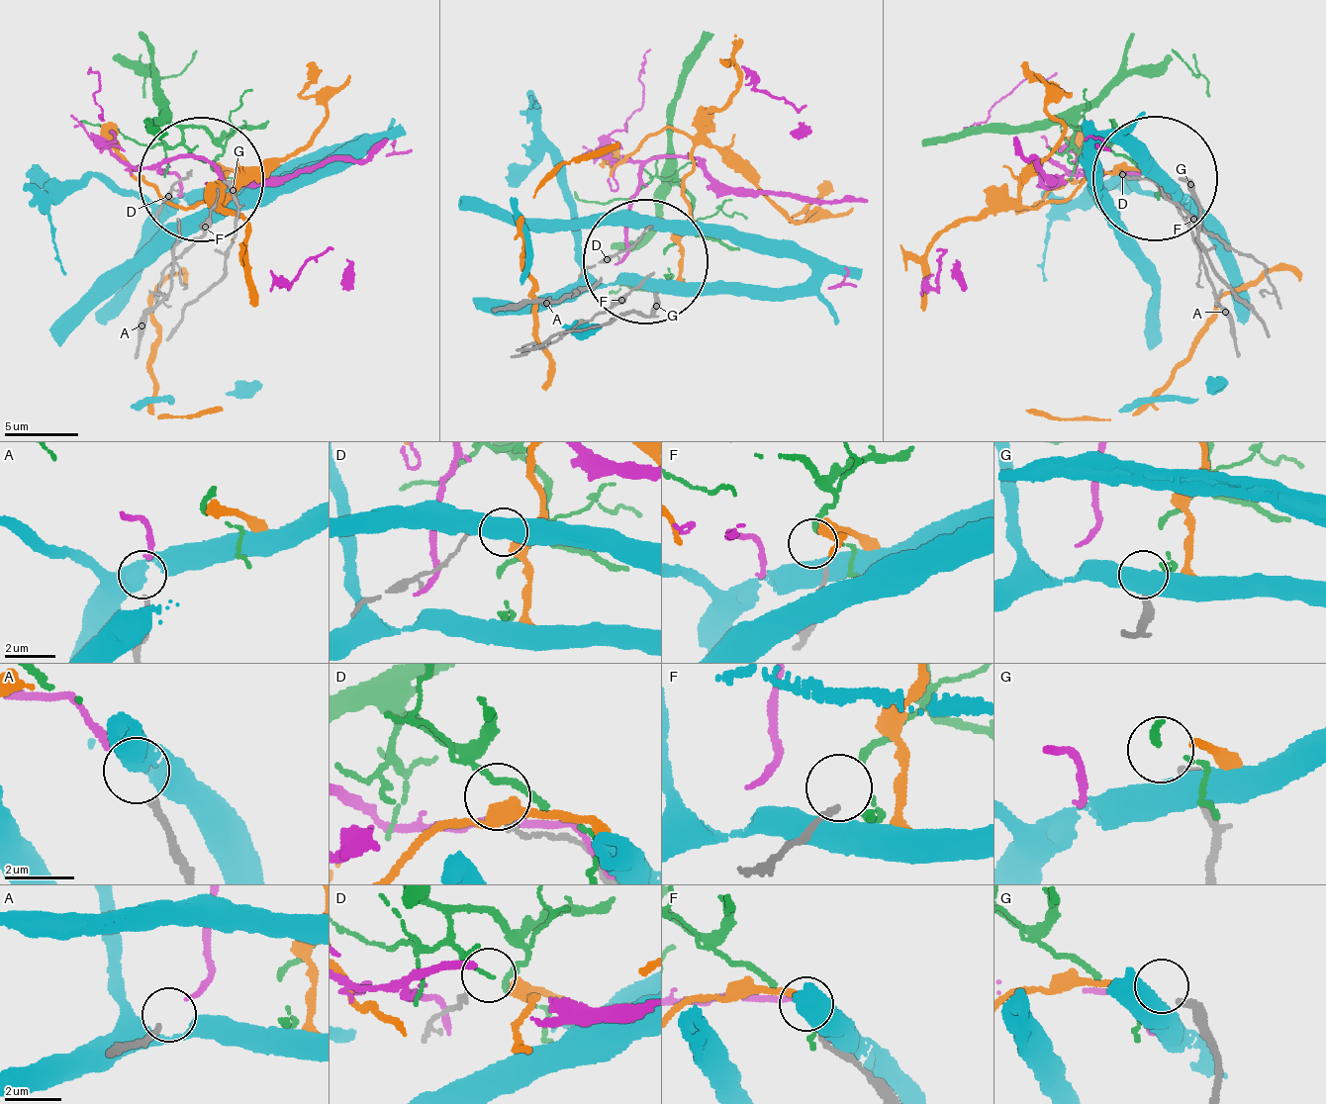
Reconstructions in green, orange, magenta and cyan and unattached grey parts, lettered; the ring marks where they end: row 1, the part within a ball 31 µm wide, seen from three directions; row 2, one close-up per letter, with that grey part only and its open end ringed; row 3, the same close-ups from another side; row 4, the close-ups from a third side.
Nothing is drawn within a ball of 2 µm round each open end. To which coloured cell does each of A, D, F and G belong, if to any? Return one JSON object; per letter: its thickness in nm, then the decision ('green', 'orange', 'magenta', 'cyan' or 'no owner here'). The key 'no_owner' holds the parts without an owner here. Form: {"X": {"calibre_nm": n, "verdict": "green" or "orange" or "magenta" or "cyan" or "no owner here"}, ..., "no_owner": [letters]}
{"A": {"calibre_nm": 200, "verdict": "magenta"}, "D": {"calibre_nm": 180, "verdict": "no owner here"}, "F": {"calibre_nm": 150, "verdict": "green"}, "G": {"calibre_nm": 300, "verdict": "no owner here"}, "no_owner": ["D", "G"]}

